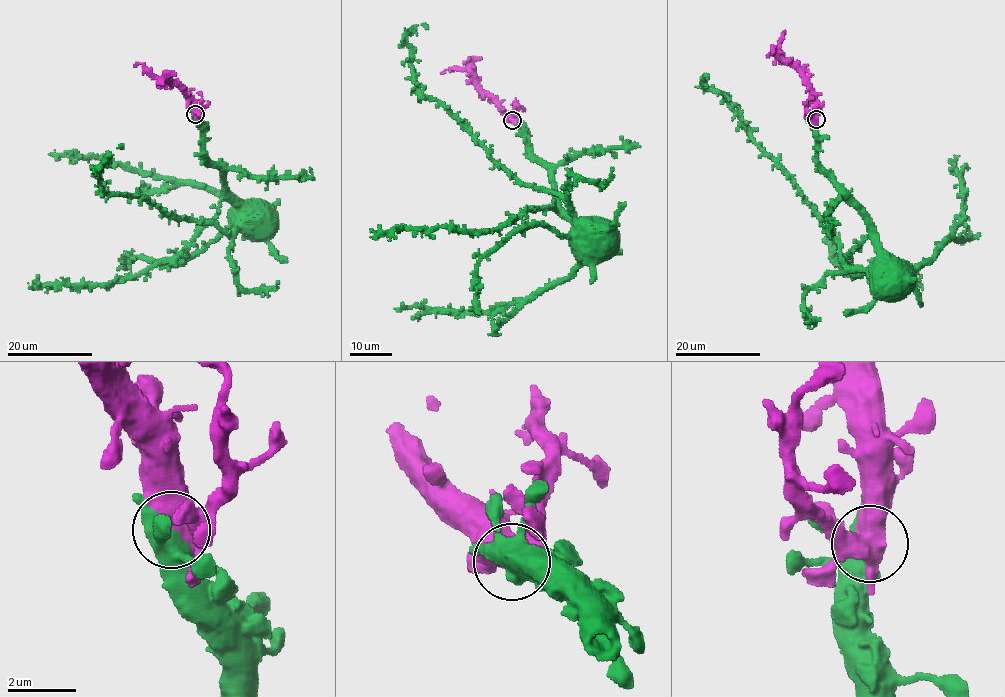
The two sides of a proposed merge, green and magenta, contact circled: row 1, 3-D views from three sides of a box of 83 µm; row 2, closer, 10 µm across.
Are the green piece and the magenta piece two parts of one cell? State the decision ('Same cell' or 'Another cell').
Same cell

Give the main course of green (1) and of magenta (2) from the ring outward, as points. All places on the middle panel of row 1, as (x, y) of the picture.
1: (512, 120), (521, 128), (532, 152), (549, 171), (552, 189), (564, 212), (579, 221), (583, 218), (585, 223)
2: (512, 120), (466, 69), (454, 67), (440, 73)

